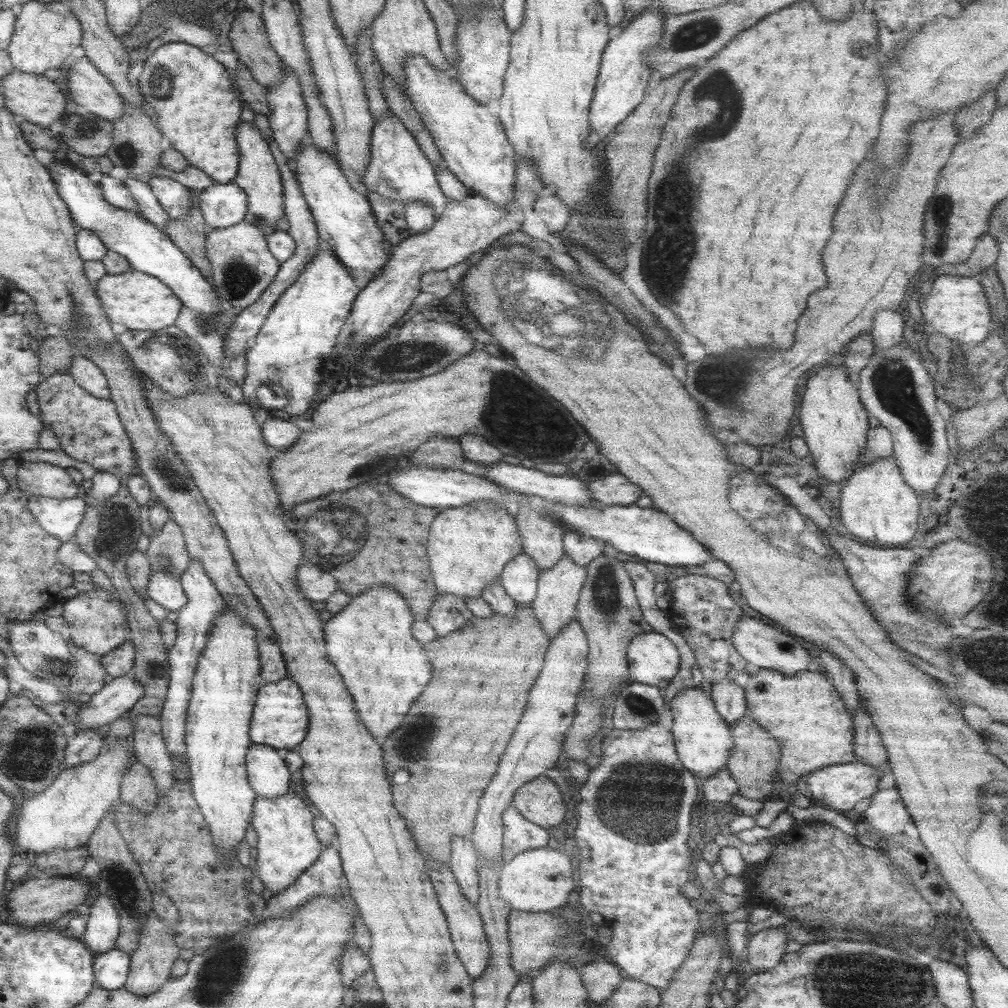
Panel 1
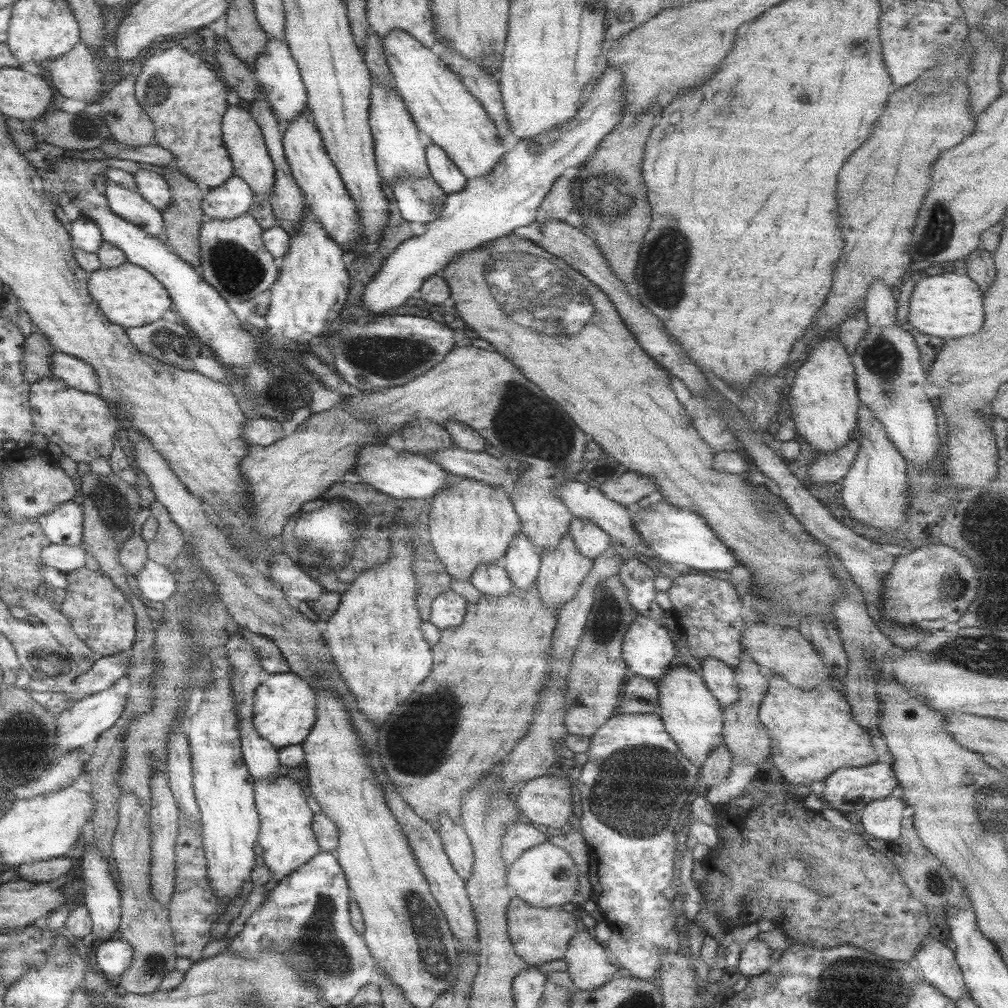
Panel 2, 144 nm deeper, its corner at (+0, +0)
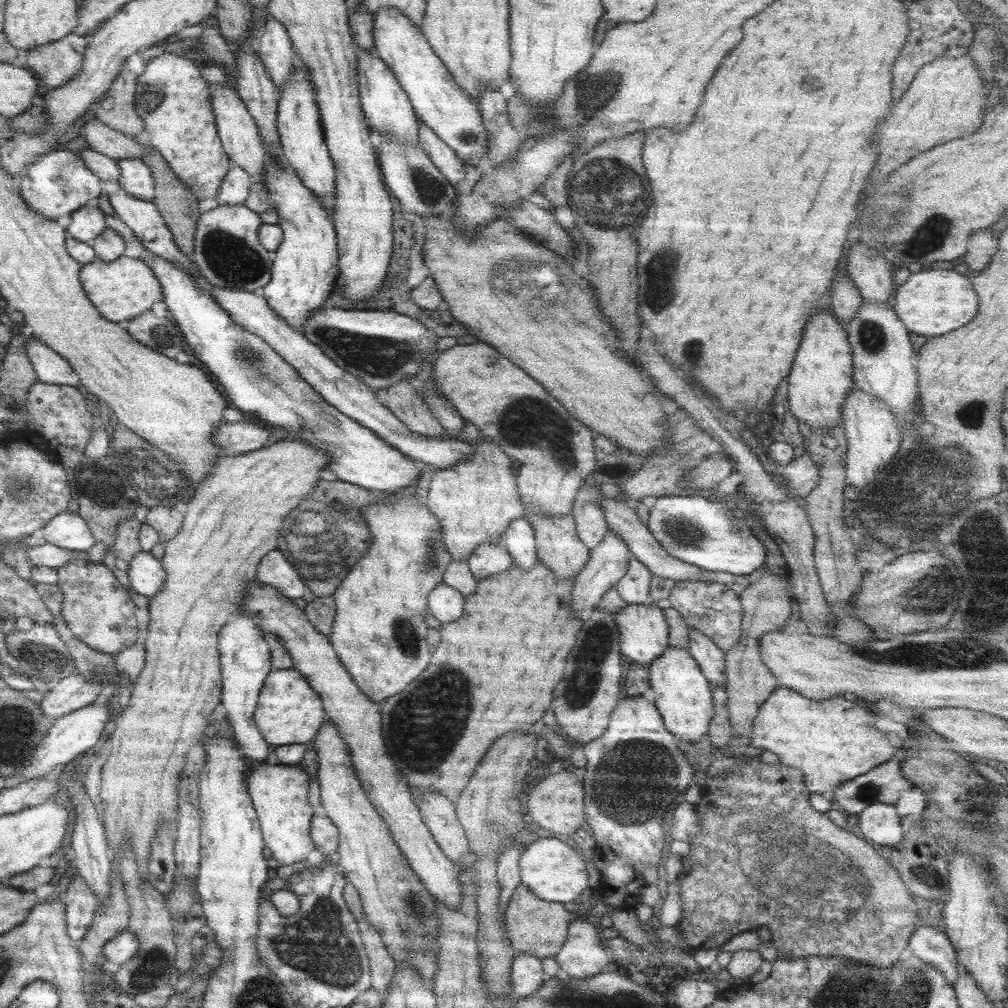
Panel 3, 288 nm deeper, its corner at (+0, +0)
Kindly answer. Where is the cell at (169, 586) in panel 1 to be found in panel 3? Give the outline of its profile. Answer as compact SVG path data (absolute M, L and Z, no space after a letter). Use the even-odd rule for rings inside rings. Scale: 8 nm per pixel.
M139 552L129 562L127 578L129 578L129 586L135 594L151 600L163 588L165 570L163 570L163 564L151 556L151 552L149 554Z

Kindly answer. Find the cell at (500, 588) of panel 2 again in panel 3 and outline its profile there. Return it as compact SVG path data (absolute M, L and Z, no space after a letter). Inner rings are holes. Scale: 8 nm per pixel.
M499 542L497 544L481 544L479 548L475 548L471 552L467 566L469 566L473 578L477 582L481 582L489 576L509 570L509 566L513 566L513 560L507 554L507 550L499 546Z

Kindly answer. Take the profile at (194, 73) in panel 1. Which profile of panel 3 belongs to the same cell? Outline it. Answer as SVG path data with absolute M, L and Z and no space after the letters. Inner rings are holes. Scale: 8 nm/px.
M161 54L147 60L143 74L137 76L135 114L143 122L143 130L135 140L149 150L157 150L197 200L217 196L223 176L231 168L217 136L211 100L211 86L201 76L201 68L177 54Z

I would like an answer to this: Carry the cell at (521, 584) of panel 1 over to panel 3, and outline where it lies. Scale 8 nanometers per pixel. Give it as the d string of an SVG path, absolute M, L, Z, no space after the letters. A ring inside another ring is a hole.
M523 518L513 520L499 542L501 548L507 550L507 554L513 560L513 566L519 566L521 572L531 570L537 564L537 548L535 548L535 532L529 522Z

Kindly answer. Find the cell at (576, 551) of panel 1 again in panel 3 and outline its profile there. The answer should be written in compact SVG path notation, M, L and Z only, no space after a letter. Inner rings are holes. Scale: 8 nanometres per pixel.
M587 482L581 484L579 494L571 508L571 520L575 526L575 532L581 540L581 544L589 550L601 544L601 540L607 536L607 526L601 516L601 506L597 504L599 490Z

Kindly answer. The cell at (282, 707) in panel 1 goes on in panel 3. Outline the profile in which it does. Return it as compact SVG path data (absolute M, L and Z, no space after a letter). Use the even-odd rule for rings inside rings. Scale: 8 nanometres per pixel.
M271 670L259 692L257 708L253 714L255 726L263 740L273 748L271 760L281 766L295 766L307 744L313 740L317 728L325 722L325 712L319 694L307 684L307 680L297 670Z

